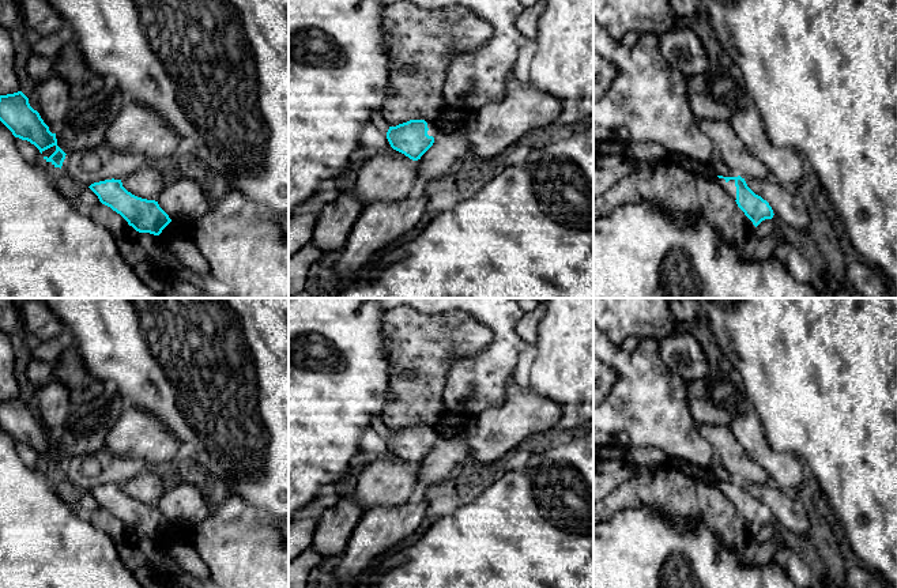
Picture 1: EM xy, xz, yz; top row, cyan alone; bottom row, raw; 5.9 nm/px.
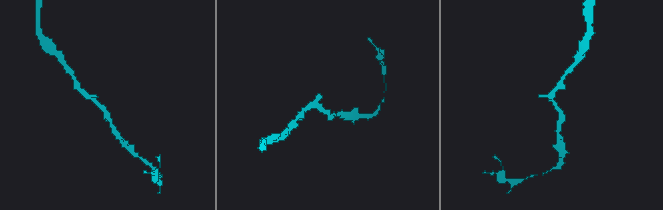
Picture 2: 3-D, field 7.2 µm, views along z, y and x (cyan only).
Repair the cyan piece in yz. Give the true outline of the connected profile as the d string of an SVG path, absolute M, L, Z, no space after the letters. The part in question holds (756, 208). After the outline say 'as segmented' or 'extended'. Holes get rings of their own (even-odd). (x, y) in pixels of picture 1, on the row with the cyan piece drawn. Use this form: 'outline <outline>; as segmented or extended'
outline M723 177L725 182L730 180L735 181L736 186L736 204L745 212L745 215L753 222L757 227L762 220L773 218L773 210L766 200L755 195L746 184L745 178L738 177Z; as segmented

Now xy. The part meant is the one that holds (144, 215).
outline M105 180L88 186L99 201L120 214L139 233L159 235L172 222L158 201L128 192L121 180Z; as segmented

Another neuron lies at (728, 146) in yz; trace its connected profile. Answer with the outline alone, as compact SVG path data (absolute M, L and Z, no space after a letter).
M701 120L698 127L713 142L716 154L732 173L742 178L774 178L743 146L730 121Z

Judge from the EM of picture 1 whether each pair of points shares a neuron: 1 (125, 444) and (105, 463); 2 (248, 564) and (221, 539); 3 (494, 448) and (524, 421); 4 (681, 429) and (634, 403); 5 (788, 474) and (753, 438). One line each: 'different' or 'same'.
1: different
2: same
3: same
4: same
5: same

